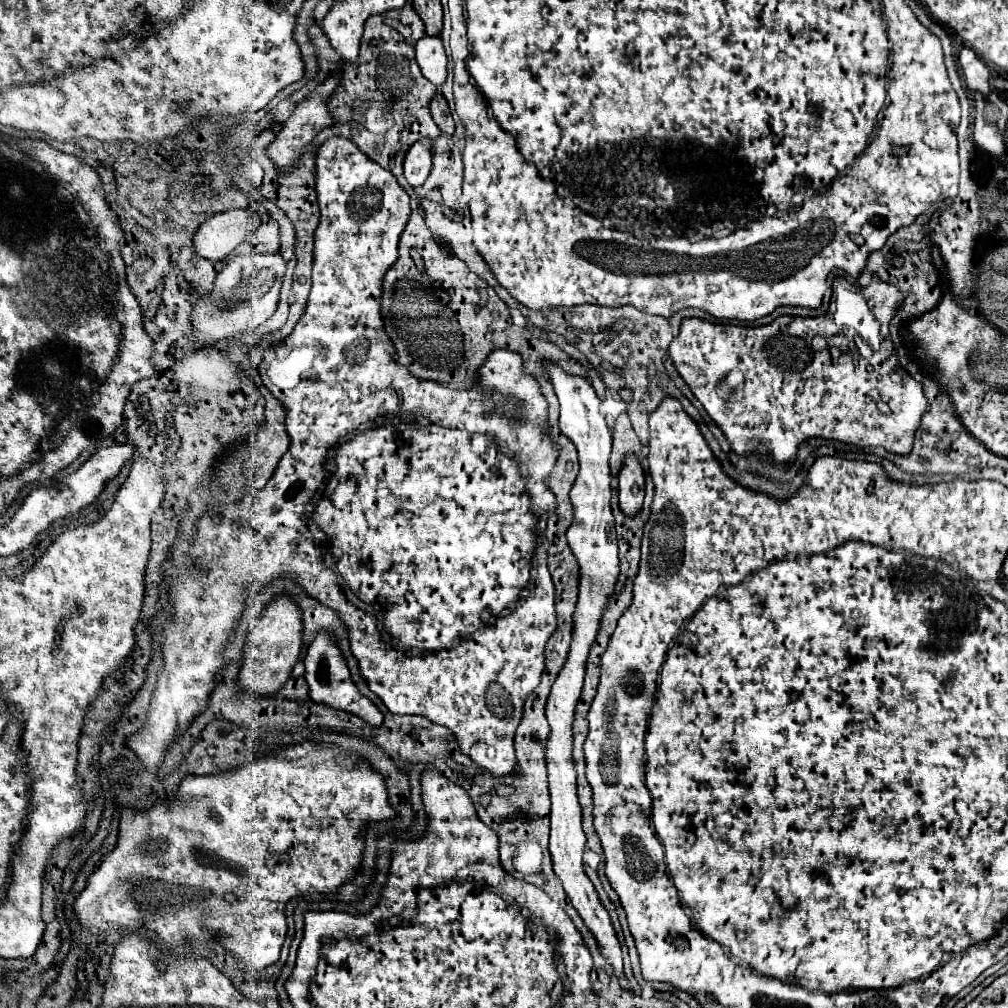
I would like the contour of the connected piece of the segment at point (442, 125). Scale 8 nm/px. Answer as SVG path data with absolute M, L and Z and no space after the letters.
M437 93L437 95L431 99L429 107L431 107L431 117L433 117L433 121L437 123L437 127L439 127L443 133L453 135L455 123L453 123L453 117L451 117L451 111L449 111L449 105L447 105L445 97L443 97L441 93Z

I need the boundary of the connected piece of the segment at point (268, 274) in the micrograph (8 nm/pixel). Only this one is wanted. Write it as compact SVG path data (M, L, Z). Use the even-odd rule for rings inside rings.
M279 251L275 253L245 253L227 261L227 265L217 273L215 287L193 307L191 323L195 335L191 337L191 347L207 347L219 339L233 337L241 331L257 329L265 323L277 309L279 289L285 275L285 259Z

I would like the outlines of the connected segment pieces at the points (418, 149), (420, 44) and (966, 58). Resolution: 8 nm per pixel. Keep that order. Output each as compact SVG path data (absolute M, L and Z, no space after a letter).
M425 137L409 147L405 155L405 177L415 189L419 189L423 181L429 177L429 171L431 171L431 139Z
M423 35L415 43L417 63L421 67L421 73L437 87L445 83L447 77L447 55L443 49L443 41L439 35Z
M963 47L961 55L959 55L959 63L961 63L961 69L965 73L965 81L967 81L969 89L981 91L983 95L987 95L989 93L989 69L975 55L975 51L969 47Z

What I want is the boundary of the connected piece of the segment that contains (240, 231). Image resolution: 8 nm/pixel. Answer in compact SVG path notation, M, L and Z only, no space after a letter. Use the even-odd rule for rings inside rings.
M229 209L215 213L197 229L193 245L197 255L223 261L251 231L261 227L261 217L255 209Z

